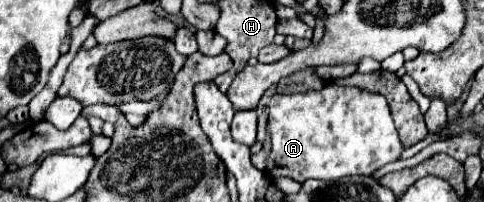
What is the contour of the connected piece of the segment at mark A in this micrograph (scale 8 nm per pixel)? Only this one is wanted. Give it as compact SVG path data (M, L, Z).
M326 81L320 91L272 95L266 125L272 151L266 161L266 173L270 177L290 177L302 183L306 179L372 175L382 165L398 161L402 143L386 107L388 101L384 95L344 87L334 81Z

